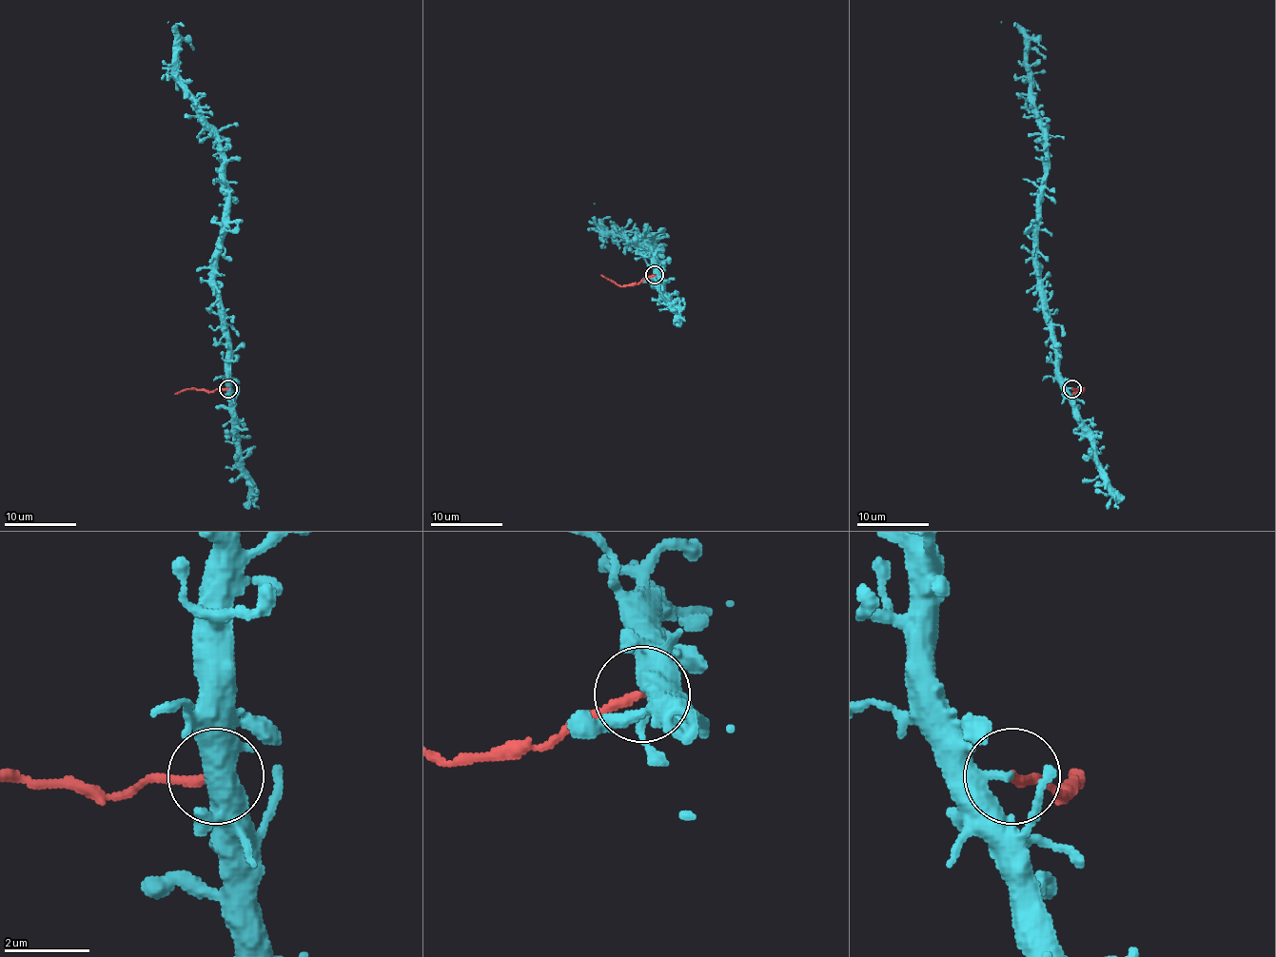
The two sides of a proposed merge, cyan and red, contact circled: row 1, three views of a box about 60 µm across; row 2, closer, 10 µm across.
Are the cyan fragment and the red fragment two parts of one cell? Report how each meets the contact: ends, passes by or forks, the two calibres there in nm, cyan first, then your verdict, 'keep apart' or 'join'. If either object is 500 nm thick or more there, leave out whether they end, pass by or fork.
cyan ends there; red ends there; 320 nm thick on the cyan side, 200 nm on the other; keep apart

